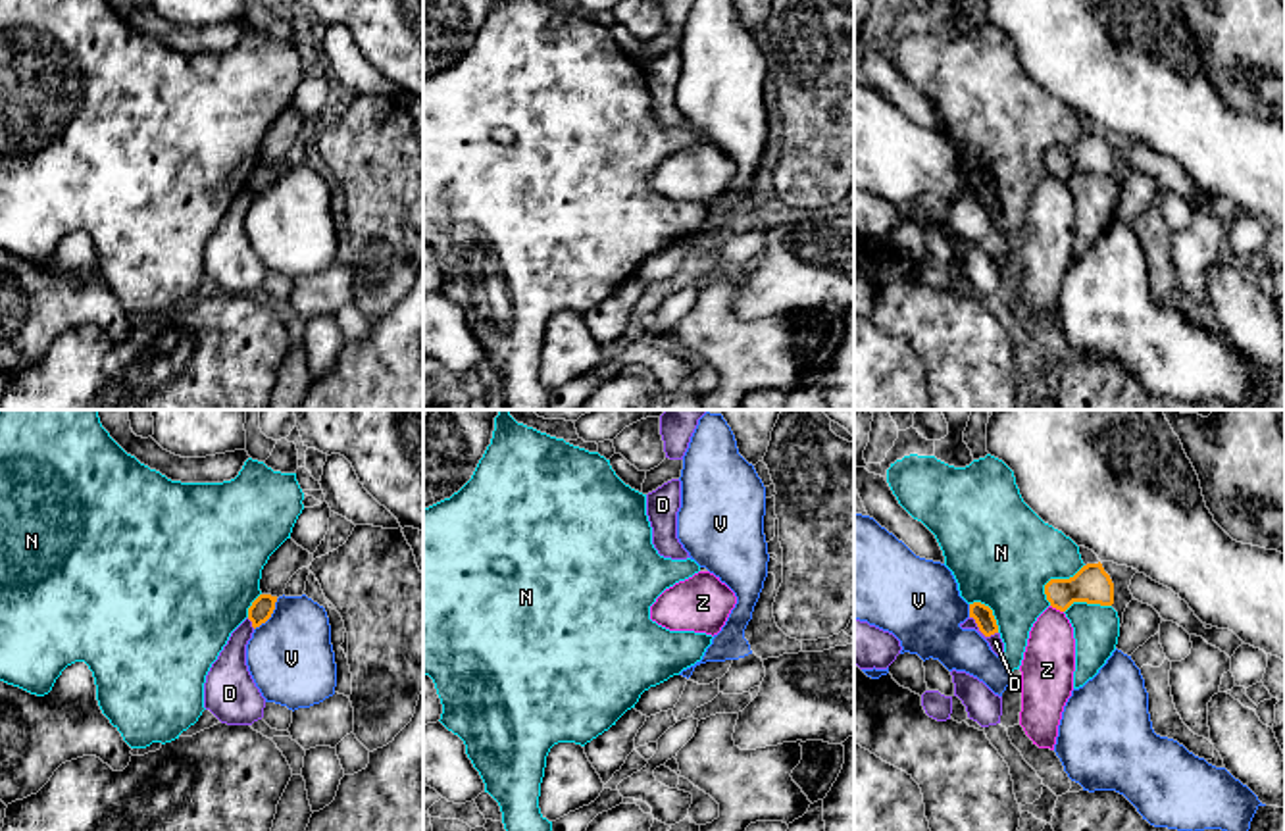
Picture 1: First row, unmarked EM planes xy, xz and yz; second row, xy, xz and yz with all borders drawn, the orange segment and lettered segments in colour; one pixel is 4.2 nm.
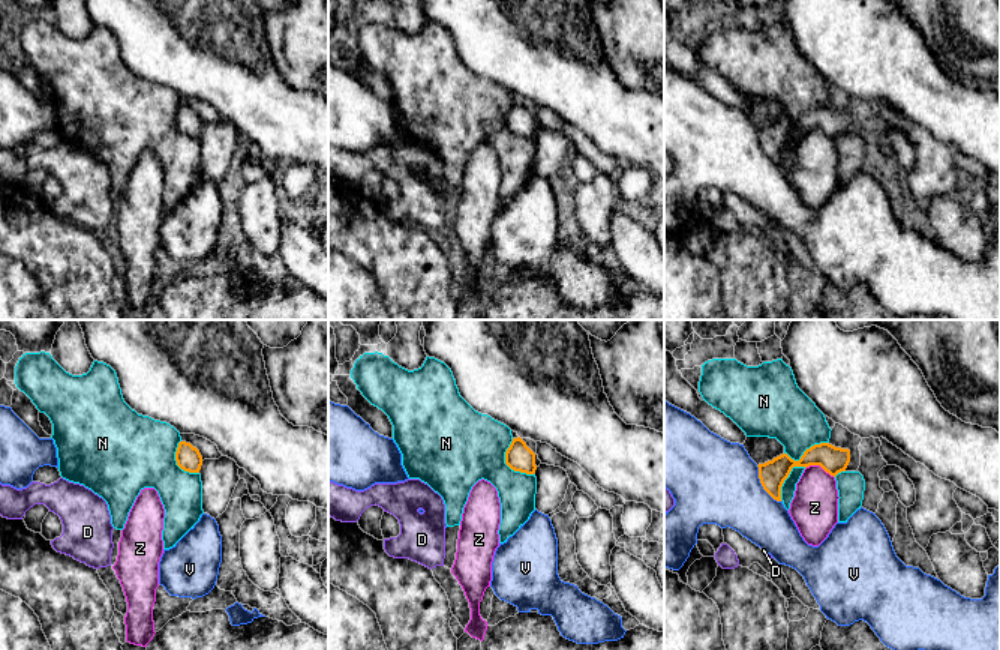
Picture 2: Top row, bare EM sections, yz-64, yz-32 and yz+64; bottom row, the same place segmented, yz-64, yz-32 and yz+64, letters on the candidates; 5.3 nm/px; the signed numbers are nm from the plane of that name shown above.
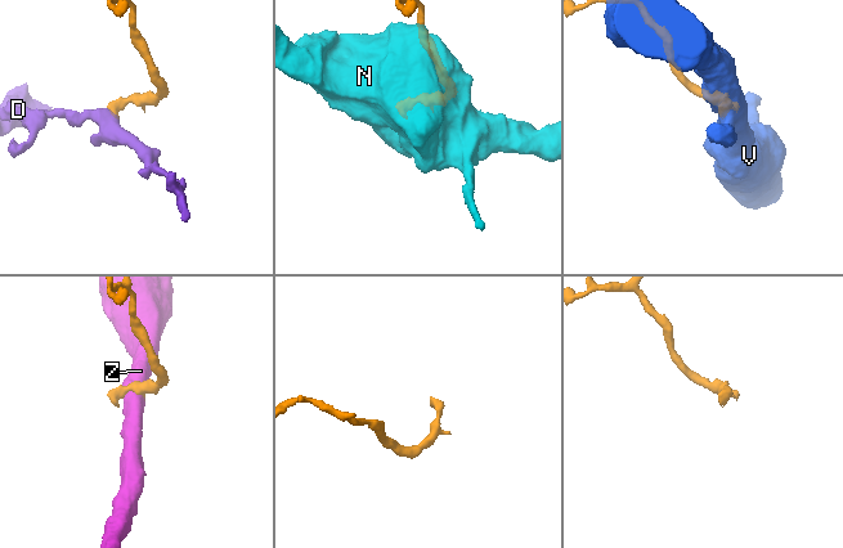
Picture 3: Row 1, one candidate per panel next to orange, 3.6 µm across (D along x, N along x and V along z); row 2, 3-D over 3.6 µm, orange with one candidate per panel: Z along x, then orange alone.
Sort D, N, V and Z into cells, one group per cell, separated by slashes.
D / N / V / Z

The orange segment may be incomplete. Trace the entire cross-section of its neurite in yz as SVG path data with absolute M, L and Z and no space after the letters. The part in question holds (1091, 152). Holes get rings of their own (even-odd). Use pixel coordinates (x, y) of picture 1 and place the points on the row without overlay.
M1087 133L1070 148L1050 148L1045 154L1052 177L1066 181L1073 171L1114 173L1114 152L1102 133Z

